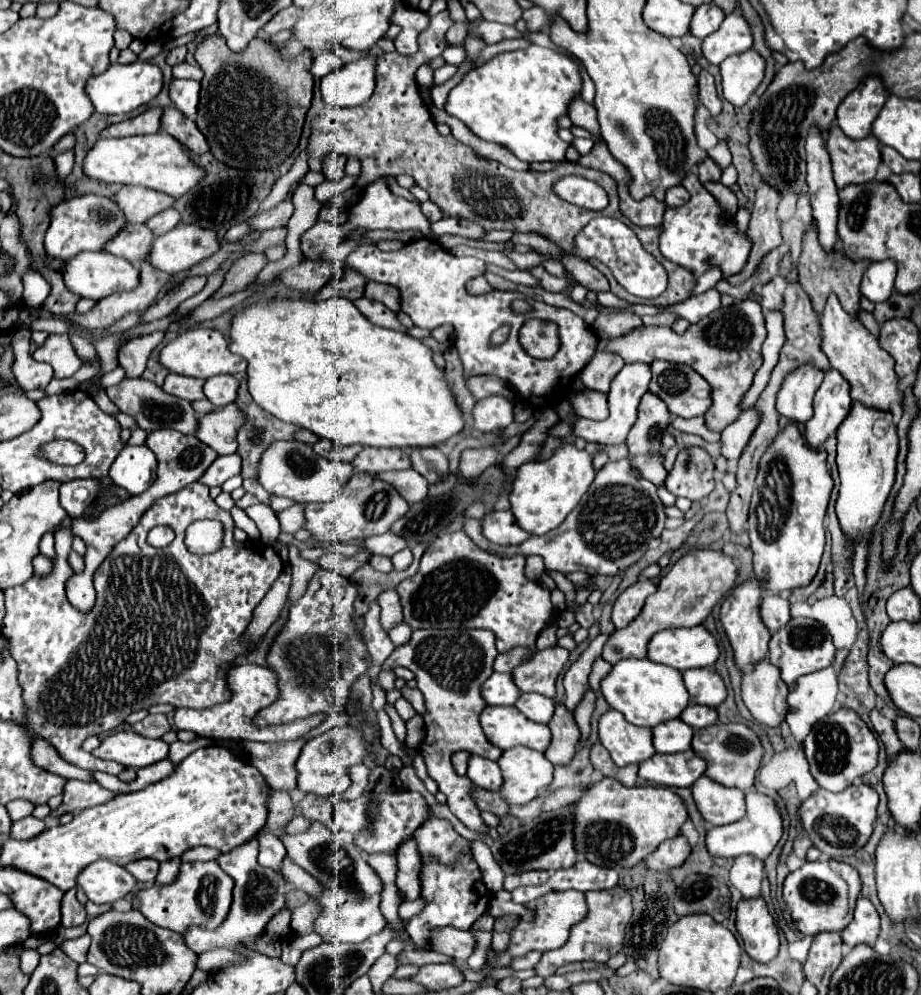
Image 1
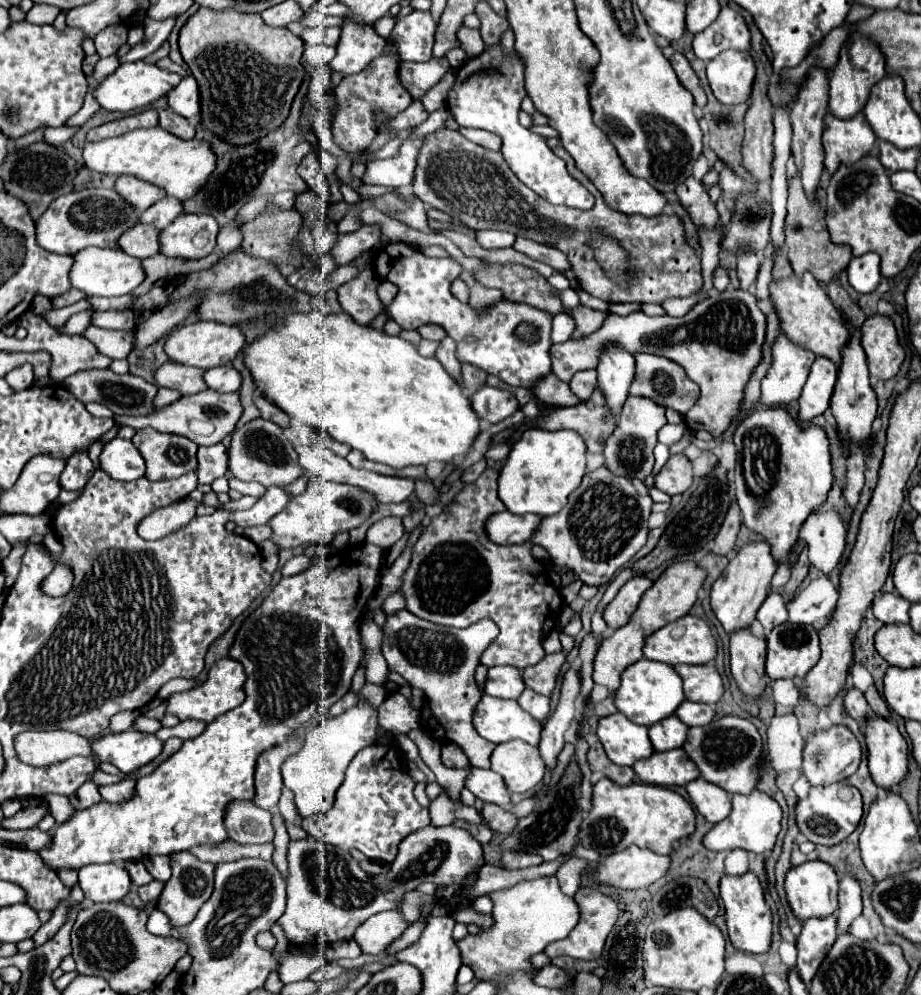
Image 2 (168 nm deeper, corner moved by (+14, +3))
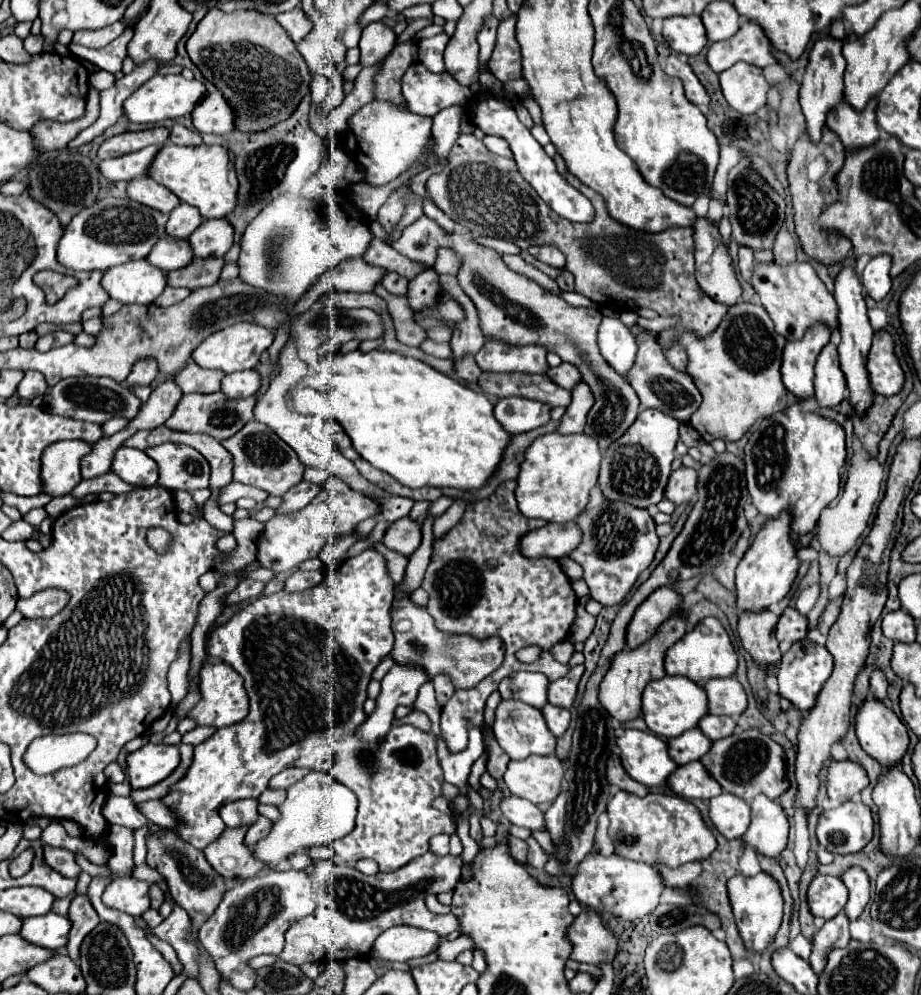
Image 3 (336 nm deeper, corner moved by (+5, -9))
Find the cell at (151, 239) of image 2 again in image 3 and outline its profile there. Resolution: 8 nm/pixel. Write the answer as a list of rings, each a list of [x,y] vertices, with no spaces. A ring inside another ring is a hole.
[[[164,236],[162,240],[158,240],[158,244],[154,244],[154,248],[150,250],[150,256],[146,256],[146,258],[156,268],[170,272],[170,270],[178,270],[178,268],[184,268],[186,264],[190,264],[190,260],[194,256],[192,256],[188,240]]]

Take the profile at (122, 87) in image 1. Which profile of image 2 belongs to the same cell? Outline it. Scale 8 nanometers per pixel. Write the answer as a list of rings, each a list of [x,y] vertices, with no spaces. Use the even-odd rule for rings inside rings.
[[[143,60],[121,64],[111,76],[103,80],[103,84],[95,90],[95,98],[101,104],[101,108],[109,112],[131,112],[137,108],[143,108],[159,98],[163,98],[167,92],[171,92],[181,82],[181,76],[169,70],[163,70],[155,64],[147,64]]]

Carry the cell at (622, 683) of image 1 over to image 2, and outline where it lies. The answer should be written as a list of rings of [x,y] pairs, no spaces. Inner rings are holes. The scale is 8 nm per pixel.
[[[647,658],[629,666],[621,674],[621,688],[615,694],[615,706],[619,708],[619,712],[623,712],[629,720],[643,724],[643,726],[651,726],[667,716],[675,714],[675,710],[679,708],[679,704],[683,700],[685,700],[683,680],[677,674],[677,670],[669,664],[653,662]]]

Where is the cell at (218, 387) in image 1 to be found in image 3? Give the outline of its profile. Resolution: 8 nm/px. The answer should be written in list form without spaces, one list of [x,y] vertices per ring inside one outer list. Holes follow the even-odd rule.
[[[256,370],[226,374],[222,380],[222,392],[226,398],[250,398],[260,388],[260,376]]]

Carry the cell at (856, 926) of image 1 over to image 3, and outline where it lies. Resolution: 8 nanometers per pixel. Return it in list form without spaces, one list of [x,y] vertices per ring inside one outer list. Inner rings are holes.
[[[850,868],[842,876],[842,882],[850,890],[850,898],[848,898],[848,904],[846,904],[844,912],[846,912],[846,916],[850,920],[858,920],[860,914],[864,912],[866,904],[870,902],[870,882],[868,882],[868,876],[866,876],[866,872],[862,868]]]

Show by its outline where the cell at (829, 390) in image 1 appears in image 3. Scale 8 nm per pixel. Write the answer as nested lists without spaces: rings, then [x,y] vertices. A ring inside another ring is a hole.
[[[826,344],[818,356],[814,388],[818,408],[834,408],[846,398],[846,380],[840,370],[838,350],[834,344]]]

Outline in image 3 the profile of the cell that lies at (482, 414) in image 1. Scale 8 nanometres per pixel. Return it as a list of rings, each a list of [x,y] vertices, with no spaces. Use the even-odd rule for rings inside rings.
[[[500,398],[494,406],[494,416],[512,436],[544,426],[550,420],[548,412],[550,406],[528,398]]]

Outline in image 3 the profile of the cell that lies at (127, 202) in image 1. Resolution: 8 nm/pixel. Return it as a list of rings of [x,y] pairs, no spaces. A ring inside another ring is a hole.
[[[140,176],[128,182],[128,198],[146,204],[148,208],[154,208],[166,216],[180,204],[178,196],[174,196],[172,192],[168,192],[168,188],[160,186],[148,176]]]

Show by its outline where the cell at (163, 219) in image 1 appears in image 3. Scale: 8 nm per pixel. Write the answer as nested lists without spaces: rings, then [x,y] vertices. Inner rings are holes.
[[[182,202],[182,204],[178,204],[178,208],[174,208],[170,212],[168,222],[166,222],[166,234],[186,240],[200,224],[202,224],[200,212],[194,206]]]

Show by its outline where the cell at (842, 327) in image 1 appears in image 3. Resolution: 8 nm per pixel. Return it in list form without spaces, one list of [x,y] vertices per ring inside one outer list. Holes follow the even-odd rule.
[[[794,262],[790,266],[778,266],[778,264],[756,264],[752,286],[756,294],[762,300],[762,306],[774,320],[776,332],[782,334],[786,340],[802,340],[802,334],[806,334],[814,324],[822,322],[834,332],[838,328],[838,306],[834,296],[826,290],[824,282],[818,278],[814,268],[804,262]]]

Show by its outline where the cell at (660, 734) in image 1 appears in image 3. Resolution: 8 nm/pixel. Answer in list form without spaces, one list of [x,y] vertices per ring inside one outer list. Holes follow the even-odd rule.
[[[698,728],[684,732],[682,736],[668,740],[668,748],[670,748],[670,758],[682,766],[688,764],[692,760],[700,760],[708,750],[710,750],[712,740],[708,740]]]

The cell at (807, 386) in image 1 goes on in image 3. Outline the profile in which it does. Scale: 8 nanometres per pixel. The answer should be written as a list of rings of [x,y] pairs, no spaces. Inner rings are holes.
[[[824,324],[812,326],[798,342],[788,342],[782,354],[782,382],[798,400],[814,396],[814,366],[822,348],[830,340],[830,330]]]

